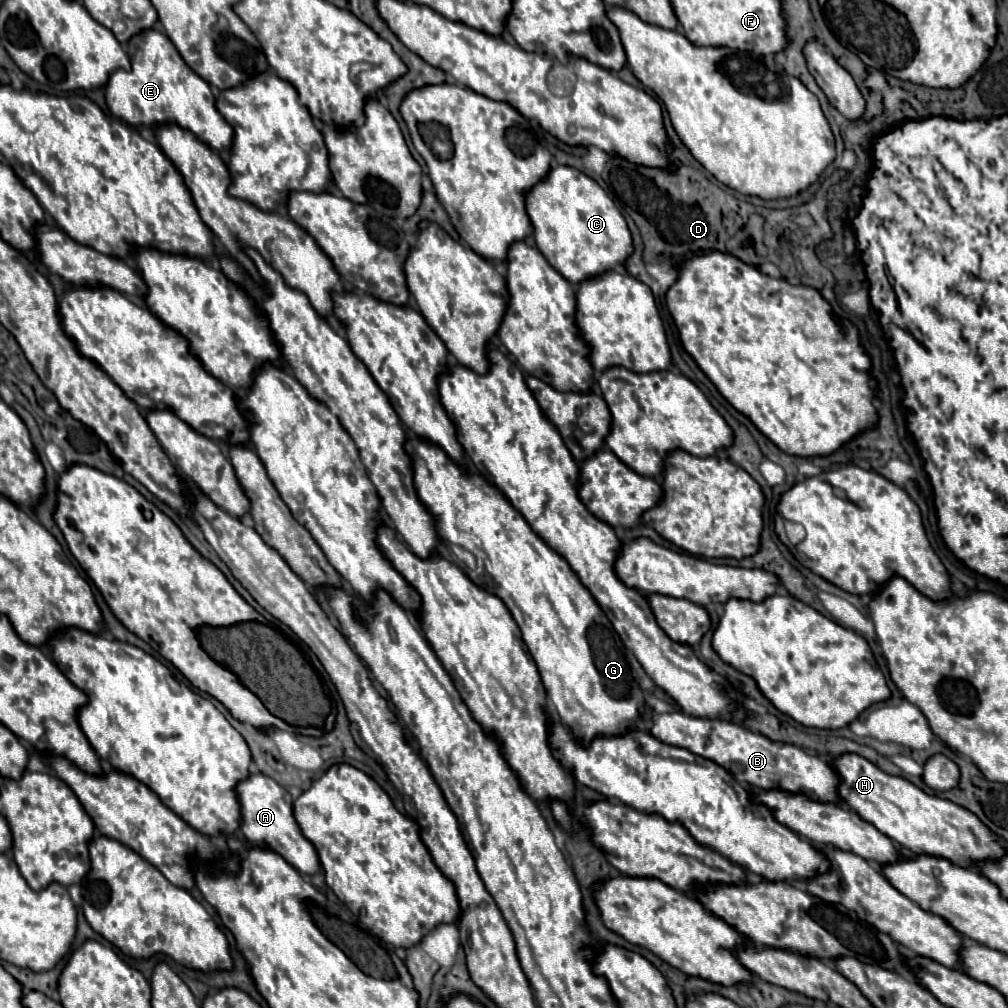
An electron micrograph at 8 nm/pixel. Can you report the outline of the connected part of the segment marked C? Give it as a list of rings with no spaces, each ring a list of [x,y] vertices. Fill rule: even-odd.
[[[560,165],[550,169],[548,177],[526,195],[526,207],[540,253],[570,283],[610,271],[634,251],[630,229],[614,201],[594,179],[574,167]]]

